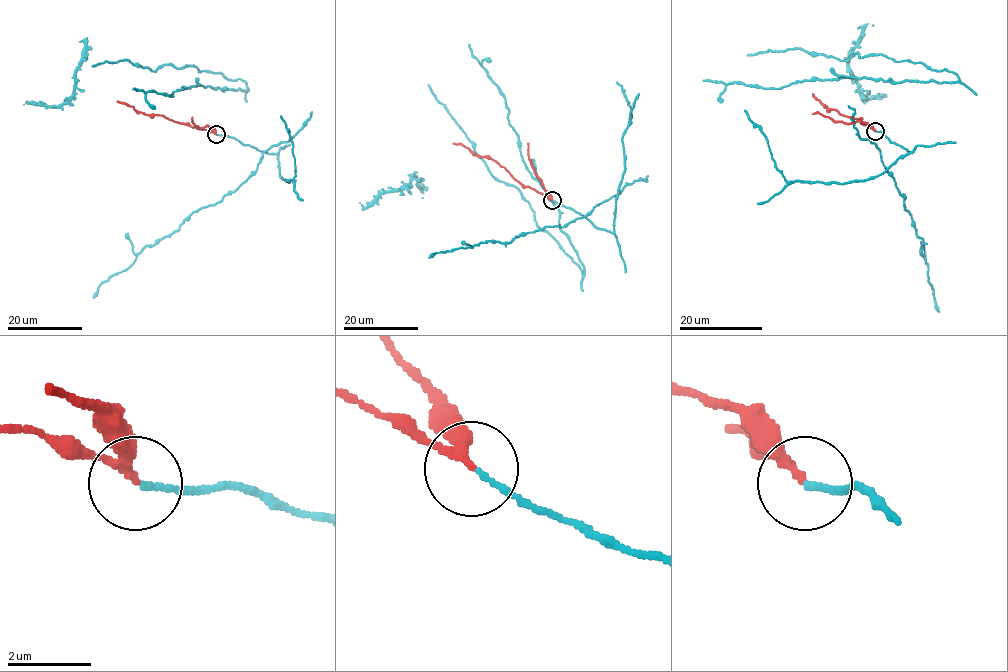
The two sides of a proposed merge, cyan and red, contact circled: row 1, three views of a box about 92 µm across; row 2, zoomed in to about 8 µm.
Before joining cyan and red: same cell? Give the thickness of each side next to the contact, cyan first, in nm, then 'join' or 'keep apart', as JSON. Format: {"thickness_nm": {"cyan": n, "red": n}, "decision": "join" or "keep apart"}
{"thickness_nm": {"cyan": 120, "red": 180}, "decision": "join"}

